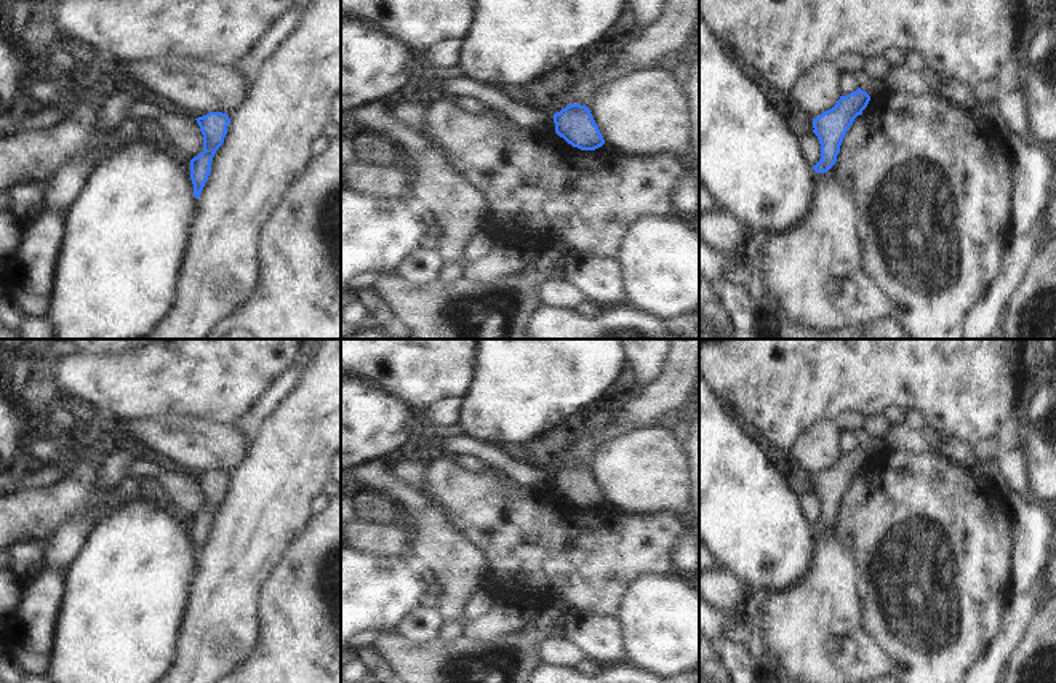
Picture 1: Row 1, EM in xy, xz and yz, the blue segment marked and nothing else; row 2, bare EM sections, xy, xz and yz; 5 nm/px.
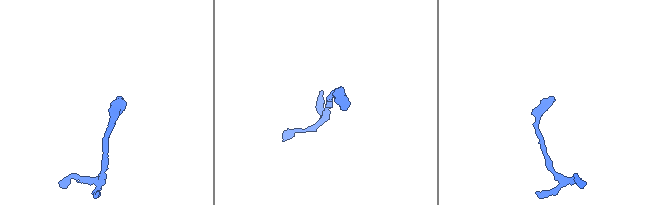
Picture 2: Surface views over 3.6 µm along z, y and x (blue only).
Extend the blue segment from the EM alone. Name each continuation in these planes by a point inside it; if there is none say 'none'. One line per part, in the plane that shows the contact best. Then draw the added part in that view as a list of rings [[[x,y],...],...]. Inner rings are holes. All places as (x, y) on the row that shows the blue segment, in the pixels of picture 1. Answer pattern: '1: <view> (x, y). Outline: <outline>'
none.

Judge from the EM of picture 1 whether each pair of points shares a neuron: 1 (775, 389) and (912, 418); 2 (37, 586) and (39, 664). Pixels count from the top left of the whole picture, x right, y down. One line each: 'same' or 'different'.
1: different
2: same

